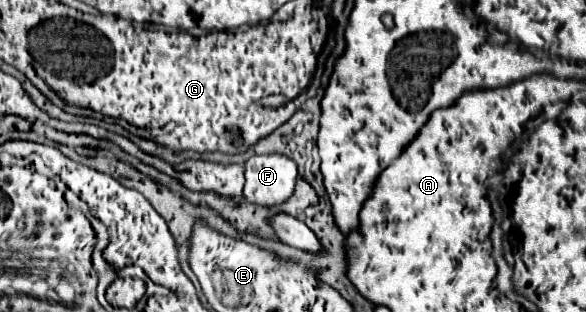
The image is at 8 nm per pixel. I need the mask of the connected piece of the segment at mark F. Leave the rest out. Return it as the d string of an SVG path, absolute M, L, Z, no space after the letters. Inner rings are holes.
M255 155L245 163L245 199L261 207L285 203L295 191L297 165L285 155Z

